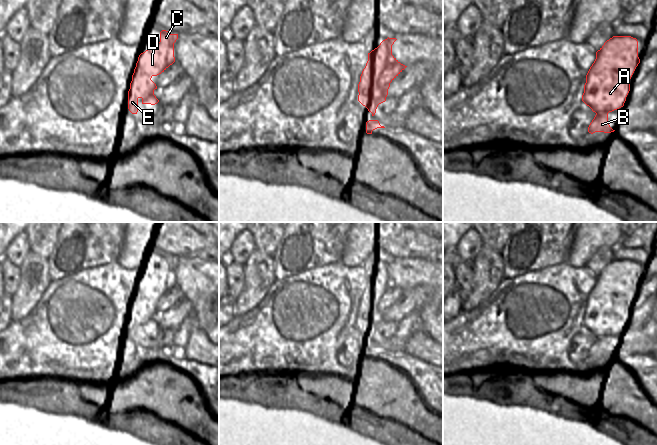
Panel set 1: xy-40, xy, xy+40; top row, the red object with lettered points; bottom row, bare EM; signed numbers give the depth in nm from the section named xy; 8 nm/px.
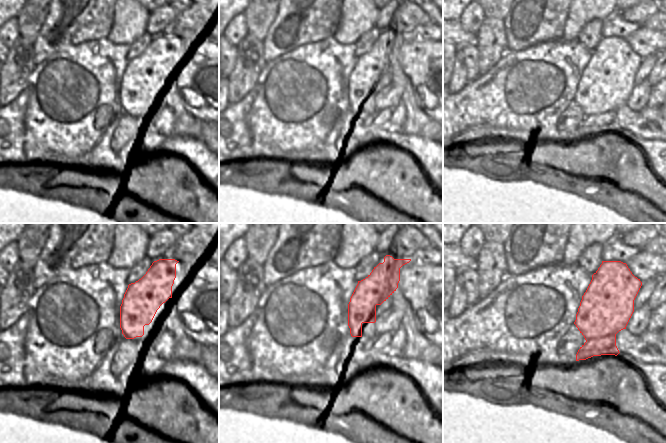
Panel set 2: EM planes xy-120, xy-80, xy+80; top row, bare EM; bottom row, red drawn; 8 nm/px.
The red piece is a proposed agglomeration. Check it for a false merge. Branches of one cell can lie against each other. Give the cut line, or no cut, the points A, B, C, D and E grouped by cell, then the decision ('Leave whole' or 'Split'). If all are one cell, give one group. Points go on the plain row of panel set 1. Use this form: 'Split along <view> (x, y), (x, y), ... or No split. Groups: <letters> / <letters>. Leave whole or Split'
No split. Groups: A B C D E. Leave whole

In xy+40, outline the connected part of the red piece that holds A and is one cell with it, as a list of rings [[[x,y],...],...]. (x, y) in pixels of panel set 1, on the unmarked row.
[[[613,260],[596,276],[596,283],[586,299],[582,325],[596,337],[588,356],[614,356],[608,347],[608,337],[624,330],[630,315],[630,303],[640,287],[638,265],[631,260]]]

